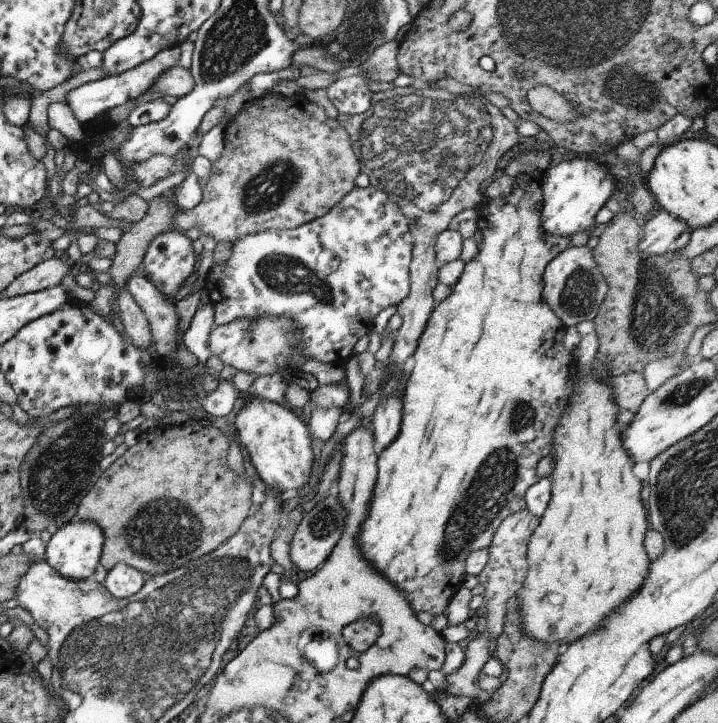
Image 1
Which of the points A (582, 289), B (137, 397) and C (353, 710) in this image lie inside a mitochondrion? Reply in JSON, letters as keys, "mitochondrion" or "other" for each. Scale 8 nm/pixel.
{"A":"mitochondrion","B":"other","C":"other"}

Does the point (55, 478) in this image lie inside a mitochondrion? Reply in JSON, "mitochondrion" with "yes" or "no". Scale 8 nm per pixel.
{"mitochondrion":"yes"}

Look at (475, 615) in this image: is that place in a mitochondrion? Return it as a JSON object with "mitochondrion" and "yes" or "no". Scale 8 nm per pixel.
{"mitochondrion":"no"}

